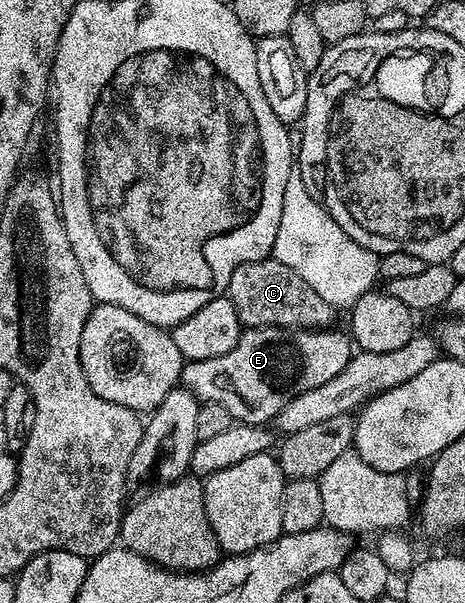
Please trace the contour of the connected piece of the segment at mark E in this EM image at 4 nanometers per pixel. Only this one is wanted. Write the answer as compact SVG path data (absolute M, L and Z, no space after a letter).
M249 328L240 333L238 346L219 358L190 360L184 365L183 387L190 389L201 402L226 406L233 421L263 424L276 416L298 394L330 382L348 365L354 344L337 330L306 328Z

